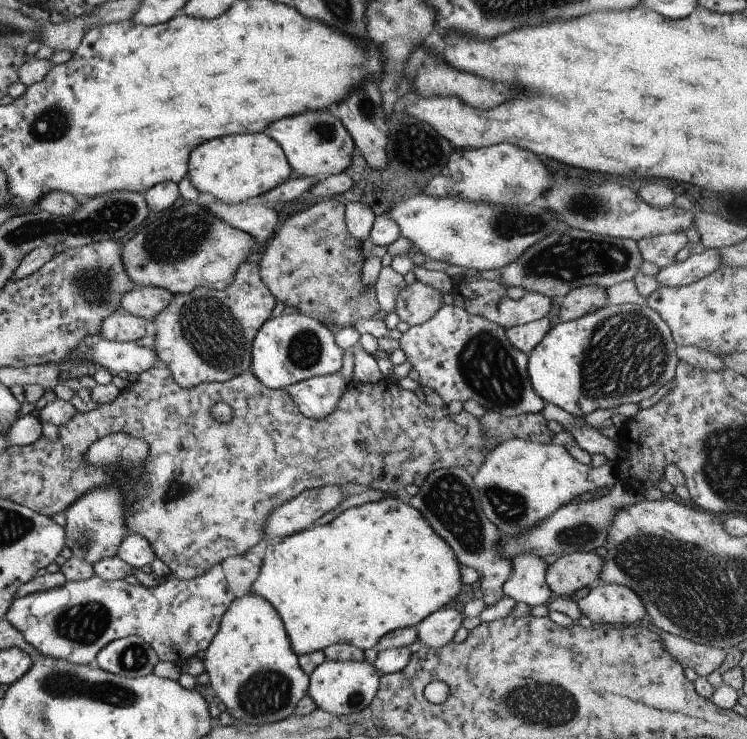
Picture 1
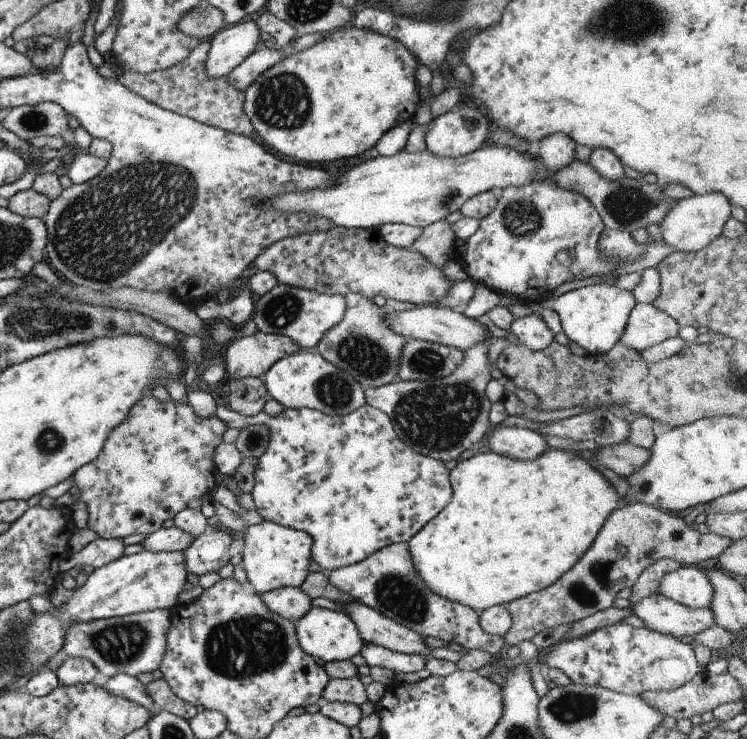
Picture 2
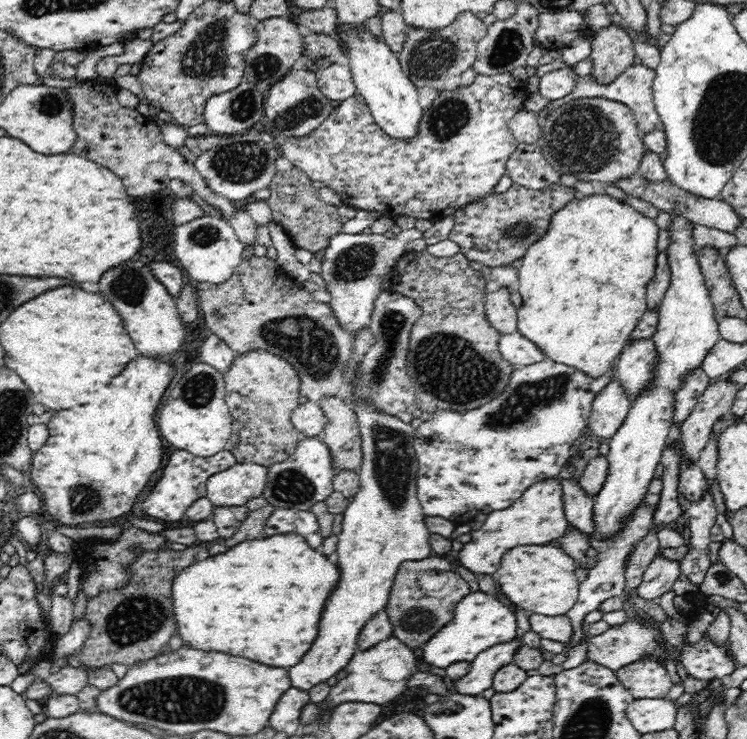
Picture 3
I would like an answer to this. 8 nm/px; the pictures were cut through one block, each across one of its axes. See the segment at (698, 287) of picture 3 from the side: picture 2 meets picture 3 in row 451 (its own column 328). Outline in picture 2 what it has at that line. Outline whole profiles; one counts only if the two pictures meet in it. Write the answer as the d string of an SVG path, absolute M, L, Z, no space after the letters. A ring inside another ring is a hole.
M311 606L309 612L305 612L292 623L295 626L295 636L297 636L299 648L321 664L328 661L348 660L359 653L359 648L363 644L355 624L343 612Z

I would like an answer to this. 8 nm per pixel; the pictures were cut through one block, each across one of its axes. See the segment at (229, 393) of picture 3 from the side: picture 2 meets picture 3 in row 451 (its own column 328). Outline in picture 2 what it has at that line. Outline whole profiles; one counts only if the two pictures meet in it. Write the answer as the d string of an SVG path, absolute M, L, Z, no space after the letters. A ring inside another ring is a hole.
M329 228L325 232L307 232L307 234L297 234L297 236L286 236L271 244L269 248L263 250L255 258L253 264L257 270L269 270L279 284L285 286L295 286L295 288L305 288L313 290L317 294L339 294L346 299L347 309L360 298L371 300L373 296L383 296L399 302L411 302L417 305L432 305L439 302L447 290L453 286L451 280L443 276L443 269L435 268L429 264L419 252L404 249L387 244L379 236L378 228Z

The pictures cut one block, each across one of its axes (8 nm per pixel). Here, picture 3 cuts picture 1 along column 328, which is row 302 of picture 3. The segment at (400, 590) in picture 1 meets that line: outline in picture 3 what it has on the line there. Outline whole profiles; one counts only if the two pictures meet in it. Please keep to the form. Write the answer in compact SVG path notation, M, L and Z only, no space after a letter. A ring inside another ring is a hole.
M592 195L584 197L580 200L574 199L565 207L554 213L550 223L549 231L532 244L526 251L522 267L518 270L517 290L519 291L522 304L517 308L517 331L525 339L528 339L534 346L538 347L545 358L554 362L565 364L566 366L580 370L590 377L597 379L610 373L615 368L618 357L621 355L623 348L629 342L630 333L636 328L640 317L646 310L646 292L648 283L654 278L657 267L658 252L656 251L656 242L658 242L658 226L654 223L654 219L642 215L635 211L630 205L616 201L610 195Z

